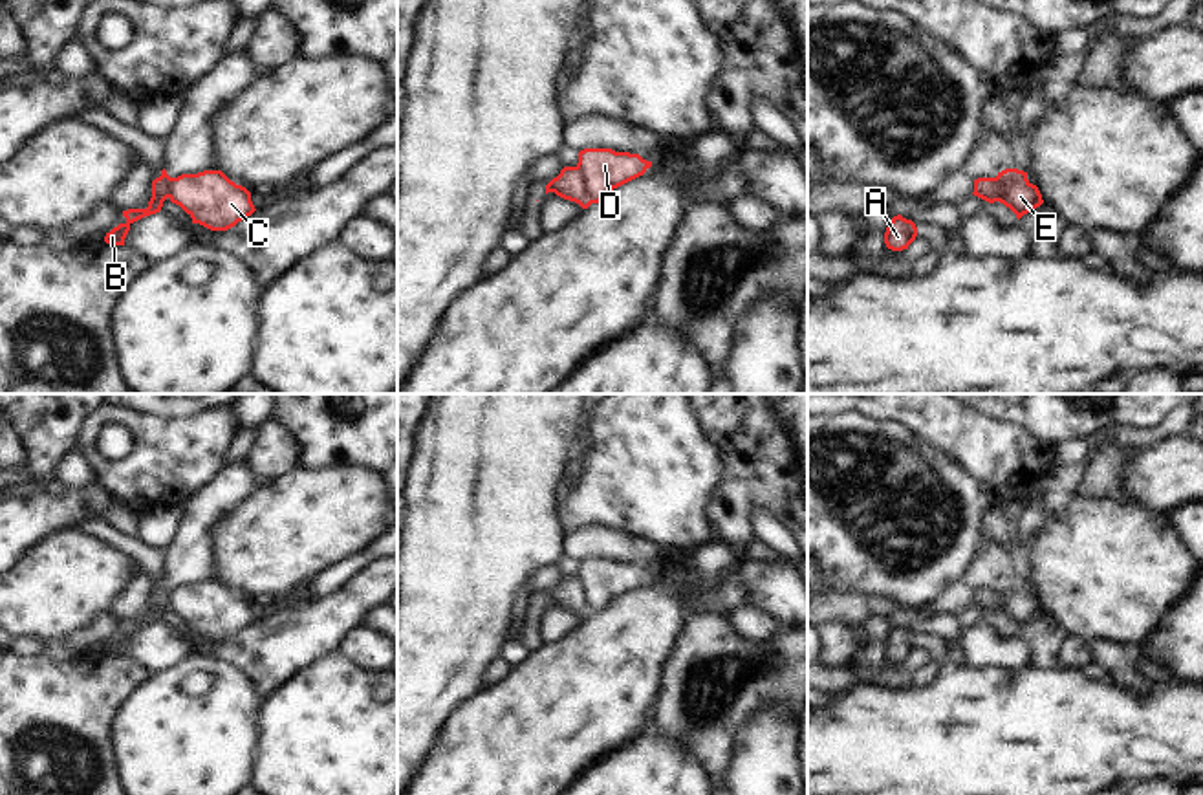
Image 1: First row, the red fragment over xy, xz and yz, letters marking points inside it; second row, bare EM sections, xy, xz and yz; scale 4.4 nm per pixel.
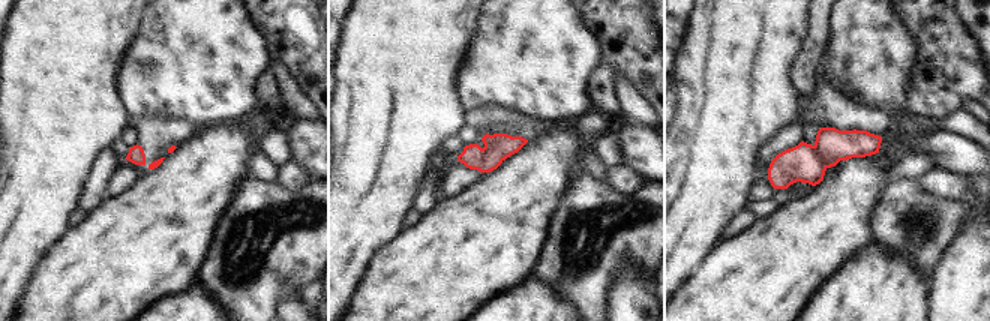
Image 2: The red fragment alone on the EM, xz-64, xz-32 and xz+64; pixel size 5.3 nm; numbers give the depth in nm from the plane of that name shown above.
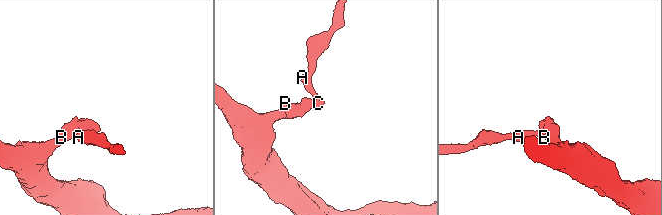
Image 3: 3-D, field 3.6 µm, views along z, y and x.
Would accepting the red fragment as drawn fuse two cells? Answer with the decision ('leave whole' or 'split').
split

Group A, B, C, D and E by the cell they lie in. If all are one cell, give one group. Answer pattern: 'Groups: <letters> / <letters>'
Groups: A C D / B E

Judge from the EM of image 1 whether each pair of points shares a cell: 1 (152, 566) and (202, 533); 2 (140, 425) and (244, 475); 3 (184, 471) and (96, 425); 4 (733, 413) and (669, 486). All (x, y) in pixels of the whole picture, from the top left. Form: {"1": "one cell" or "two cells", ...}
{"1": "two cells", "2": "two cells", "3": "one cell", "4": "two cells"}

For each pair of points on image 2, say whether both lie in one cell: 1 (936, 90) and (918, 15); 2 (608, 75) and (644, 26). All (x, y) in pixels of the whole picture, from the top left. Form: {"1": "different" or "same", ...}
{"1": "same", "2": "same"}

